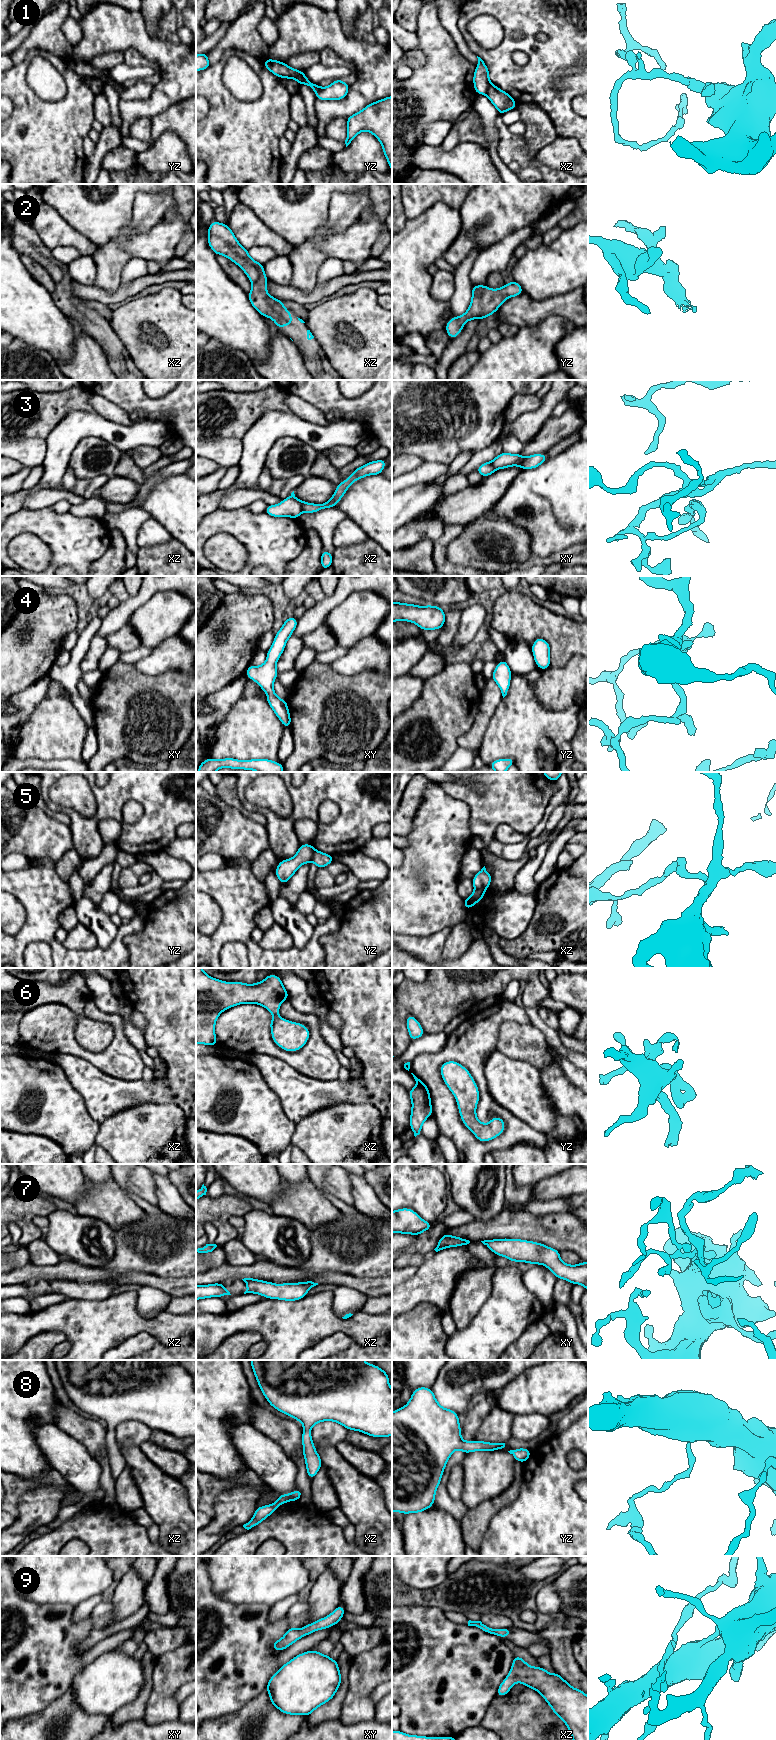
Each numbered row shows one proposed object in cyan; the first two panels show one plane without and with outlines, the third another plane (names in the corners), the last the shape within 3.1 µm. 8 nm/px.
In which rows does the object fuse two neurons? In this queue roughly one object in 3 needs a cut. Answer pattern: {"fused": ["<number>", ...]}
{"fused": ["1", "3", "5"]}

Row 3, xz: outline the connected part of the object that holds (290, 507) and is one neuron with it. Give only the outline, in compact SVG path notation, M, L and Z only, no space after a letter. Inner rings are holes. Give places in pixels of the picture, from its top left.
M289 496L279 504L267 505L264 512L272 517L291 517L297 519L302 513L302 507L297 499Z

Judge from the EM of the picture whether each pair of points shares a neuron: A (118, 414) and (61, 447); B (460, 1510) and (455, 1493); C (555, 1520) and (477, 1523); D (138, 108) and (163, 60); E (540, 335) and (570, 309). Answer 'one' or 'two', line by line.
A: two
B: two
C: two
D: one
E: two

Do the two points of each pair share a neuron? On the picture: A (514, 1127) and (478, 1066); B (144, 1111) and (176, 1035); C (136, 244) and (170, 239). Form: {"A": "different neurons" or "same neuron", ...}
{"A": "same neuron", "B": "different neurons", "C": "same neuron"}

